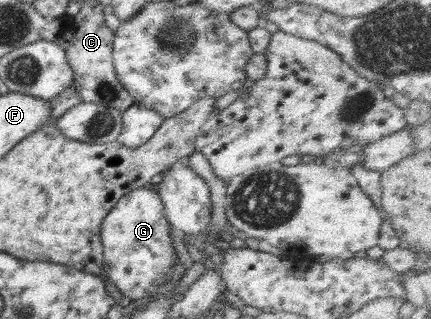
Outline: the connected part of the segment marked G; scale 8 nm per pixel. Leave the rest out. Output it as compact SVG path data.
M149 186L141 187L121 197L101 224L105 276L132 301L154 295L154 291L168 279L168 273L176 265L177 256L171 237L173 227L164 211L158 193Z

